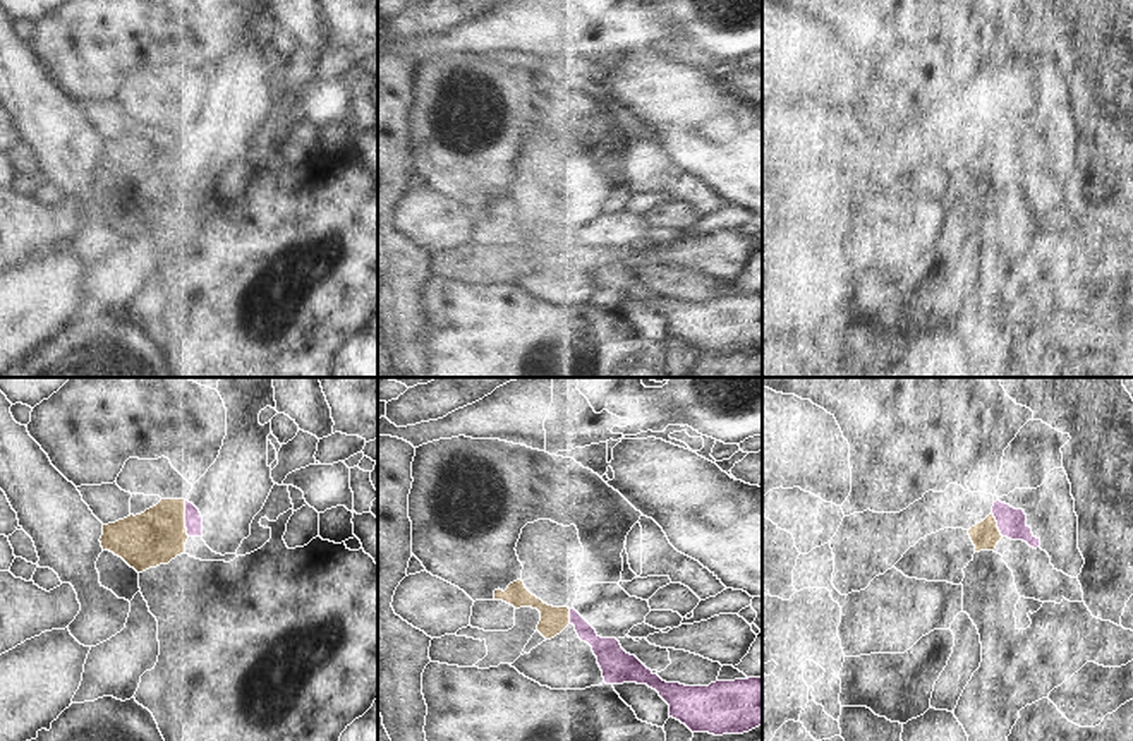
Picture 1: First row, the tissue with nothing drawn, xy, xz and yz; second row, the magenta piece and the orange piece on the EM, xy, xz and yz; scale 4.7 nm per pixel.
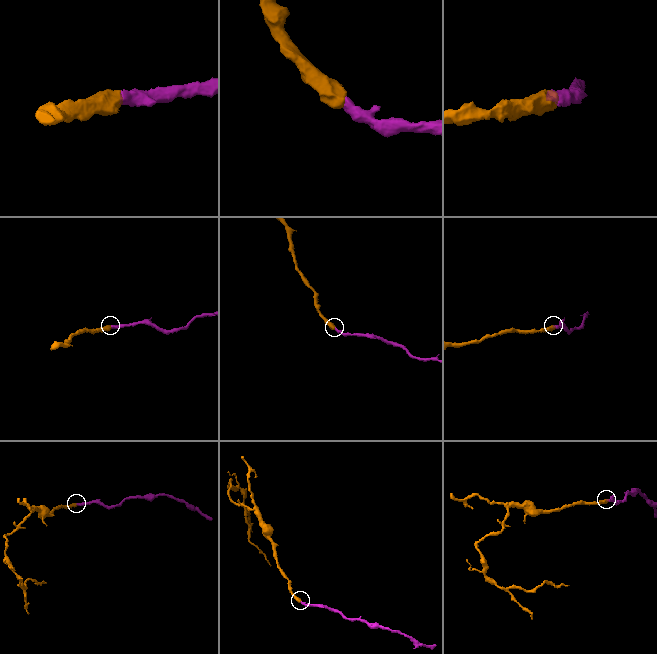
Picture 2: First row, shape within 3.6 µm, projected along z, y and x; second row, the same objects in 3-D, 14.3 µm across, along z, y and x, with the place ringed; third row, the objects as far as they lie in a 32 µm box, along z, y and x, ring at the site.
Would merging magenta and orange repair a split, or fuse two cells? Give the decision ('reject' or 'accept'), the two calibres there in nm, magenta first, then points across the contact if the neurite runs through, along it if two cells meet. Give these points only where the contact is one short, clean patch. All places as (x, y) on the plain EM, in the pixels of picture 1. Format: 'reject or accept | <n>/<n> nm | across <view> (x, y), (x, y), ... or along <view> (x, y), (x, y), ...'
accept | 80/260 nm

